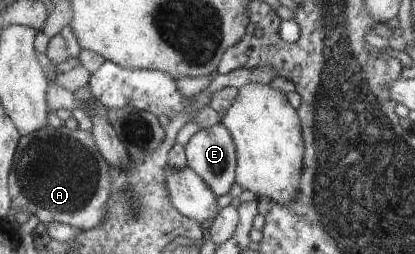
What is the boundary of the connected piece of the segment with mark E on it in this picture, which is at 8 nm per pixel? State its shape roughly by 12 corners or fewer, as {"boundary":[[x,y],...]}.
{"boundary":[[223,123],[185,147],[188,167],[218,196],[237,183],[237,145]]}

